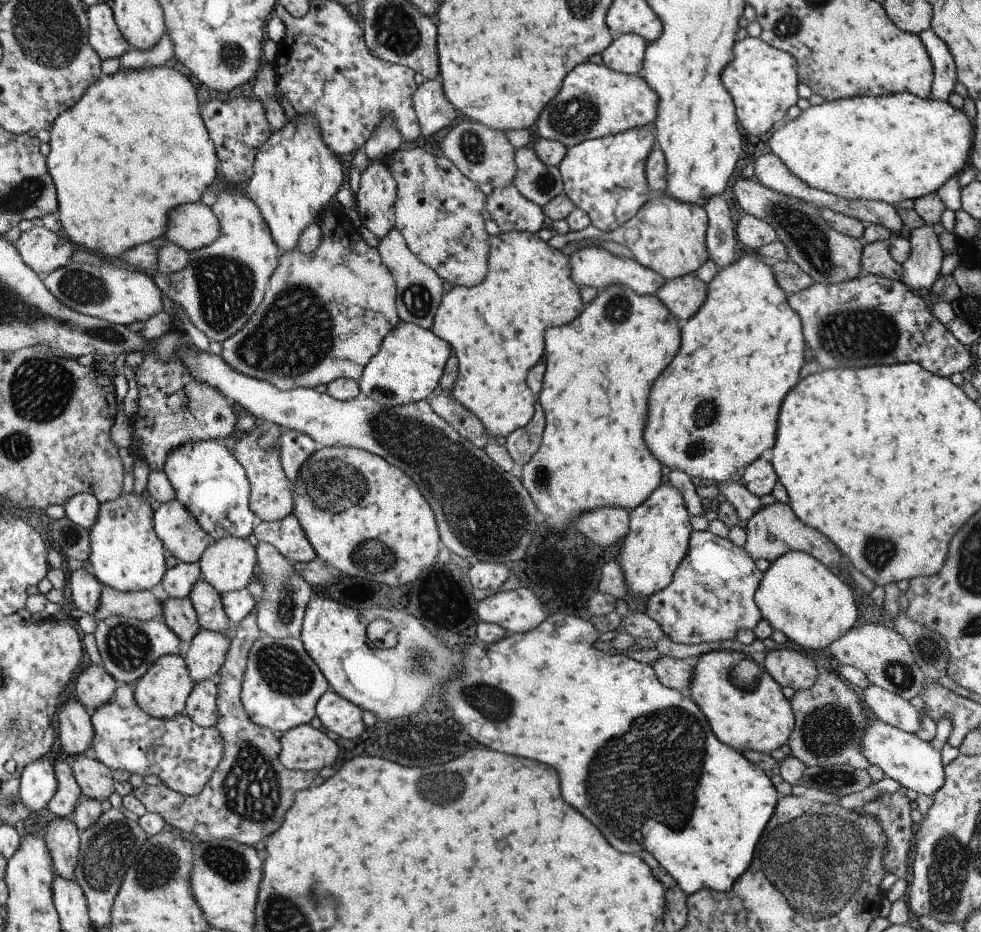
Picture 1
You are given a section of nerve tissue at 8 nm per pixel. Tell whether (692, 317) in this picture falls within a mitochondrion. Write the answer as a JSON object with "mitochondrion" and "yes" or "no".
{"mitochondrion":"no"}

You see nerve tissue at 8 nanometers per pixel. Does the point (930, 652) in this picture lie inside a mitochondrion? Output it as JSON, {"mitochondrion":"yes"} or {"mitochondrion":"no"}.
{"mitochondrion":"yes"}

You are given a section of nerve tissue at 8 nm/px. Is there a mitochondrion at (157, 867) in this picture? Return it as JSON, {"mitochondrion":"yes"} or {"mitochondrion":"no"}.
{"mitochondrion":"yes"}

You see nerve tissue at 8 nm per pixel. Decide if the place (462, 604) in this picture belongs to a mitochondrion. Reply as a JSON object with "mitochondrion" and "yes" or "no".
{"mitochondrion":"no"}

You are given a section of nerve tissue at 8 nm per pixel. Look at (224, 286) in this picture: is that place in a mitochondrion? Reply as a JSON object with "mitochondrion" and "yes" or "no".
{"mitochondrion":"yes"}

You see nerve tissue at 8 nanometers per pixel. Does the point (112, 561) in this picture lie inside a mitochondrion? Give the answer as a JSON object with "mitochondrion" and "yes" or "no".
{"mitochondrion":"no"}

